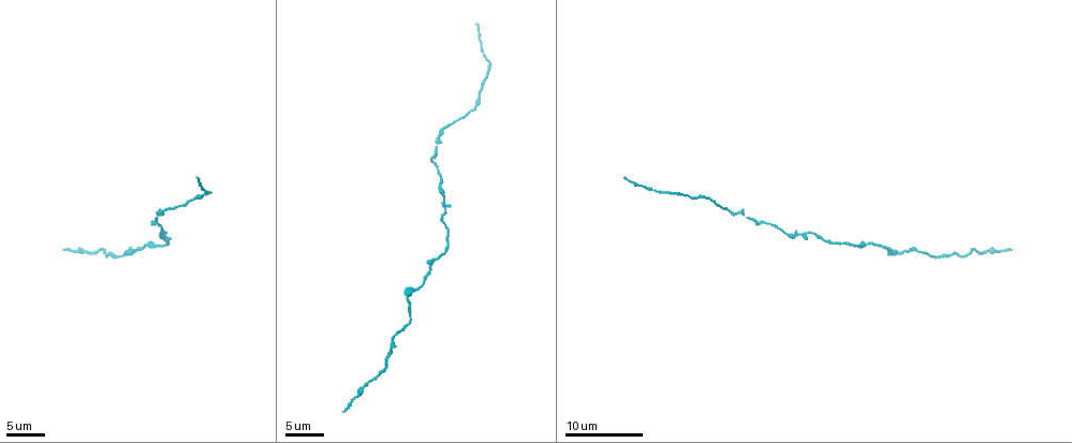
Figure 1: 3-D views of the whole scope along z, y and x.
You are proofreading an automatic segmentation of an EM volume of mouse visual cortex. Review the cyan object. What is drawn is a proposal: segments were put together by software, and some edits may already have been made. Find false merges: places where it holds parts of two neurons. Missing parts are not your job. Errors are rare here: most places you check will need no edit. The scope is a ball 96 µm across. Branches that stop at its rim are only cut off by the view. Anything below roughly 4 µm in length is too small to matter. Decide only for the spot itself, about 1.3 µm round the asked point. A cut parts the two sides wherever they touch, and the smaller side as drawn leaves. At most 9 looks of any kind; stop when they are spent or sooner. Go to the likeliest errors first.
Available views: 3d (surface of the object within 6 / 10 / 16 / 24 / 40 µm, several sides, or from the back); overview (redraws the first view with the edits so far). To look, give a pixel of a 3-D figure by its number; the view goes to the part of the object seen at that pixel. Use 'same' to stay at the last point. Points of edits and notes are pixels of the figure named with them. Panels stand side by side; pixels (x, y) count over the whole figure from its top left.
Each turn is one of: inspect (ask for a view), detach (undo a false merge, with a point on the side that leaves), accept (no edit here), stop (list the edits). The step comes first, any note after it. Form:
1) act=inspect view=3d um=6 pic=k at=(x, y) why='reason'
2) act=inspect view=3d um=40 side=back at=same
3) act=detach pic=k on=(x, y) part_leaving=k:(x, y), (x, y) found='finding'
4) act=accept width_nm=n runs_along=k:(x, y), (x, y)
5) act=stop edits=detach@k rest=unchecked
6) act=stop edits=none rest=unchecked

act=inspect view=3d um=6 pic=1 at=(748, 218)

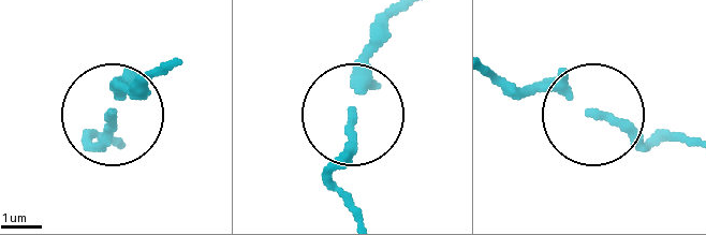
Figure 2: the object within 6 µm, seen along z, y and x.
act=inspect view=3d um=6 side=back pic=2 at=(585, 110)

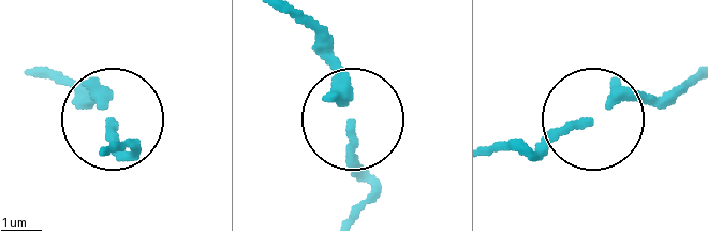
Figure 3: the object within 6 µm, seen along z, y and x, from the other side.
act=accept runs_along=3:(492, 152), (533, 152), (616, 103), (683, 94) found='all the same neuron'

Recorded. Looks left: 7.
act=inspect view=3d um=10 pic=1 at=(803, 234) why='three-way junction'

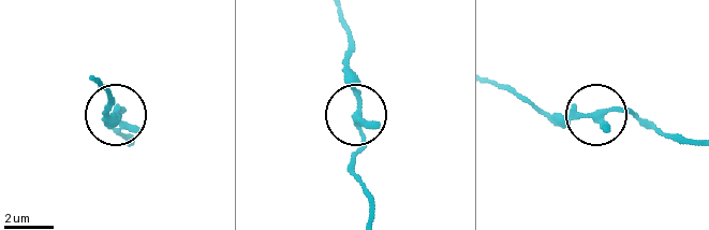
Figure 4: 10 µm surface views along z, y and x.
act=inspect view=3d um=10 side=back pic=4 at=(598, 116)

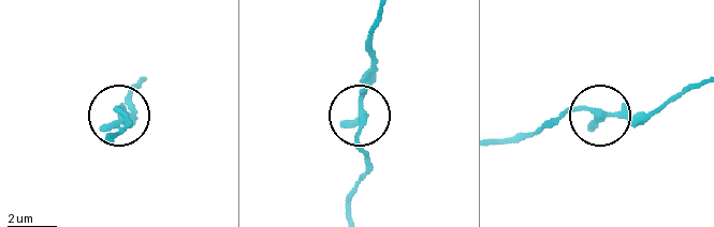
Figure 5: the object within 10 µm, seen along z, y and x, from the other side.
act=accept arms=3 runs_along=5:(367, 161), (354, 138), (361, 82), (373, 54) found='one neuron here'

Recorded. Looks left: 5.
act=inspect view=3d um=16 pic=1 at=(470, 111) why='thick turns thin'

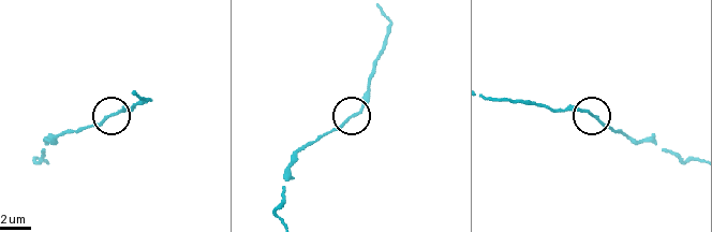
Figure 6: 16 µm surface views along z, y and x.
act=inspect view=3d um=6 pic=6 at=(112, 114)

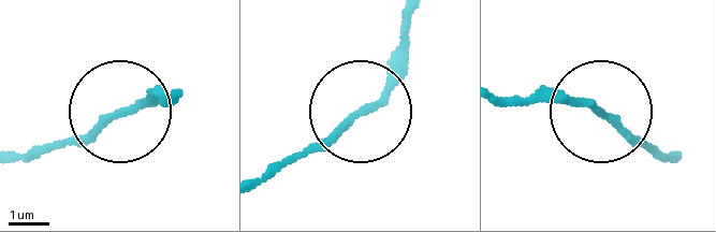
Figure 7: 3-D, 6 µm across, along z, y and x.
act=accept found='continuous, no second neuron'

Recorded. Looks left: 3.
act=inspect view=3d um=16 pic=1 at=(900, 251) why='thick turns thin'

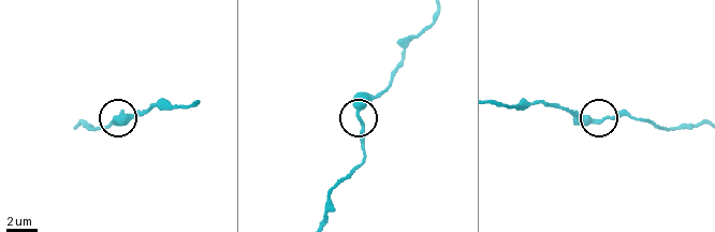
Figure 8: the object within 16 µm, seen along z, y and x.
act=inspect view=3d um=6 pic=8 at=(360, 121)

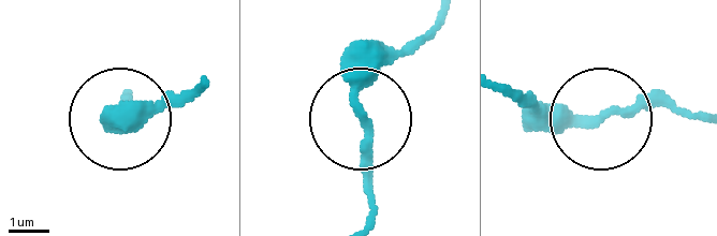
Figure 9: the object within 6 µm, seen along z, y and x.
act=accept runs_along=9:(436, 25), (356, 97), (374, 217) found='continuous, no second neuron'

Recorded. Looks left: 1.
act=stop edits=none rest=unchecked

